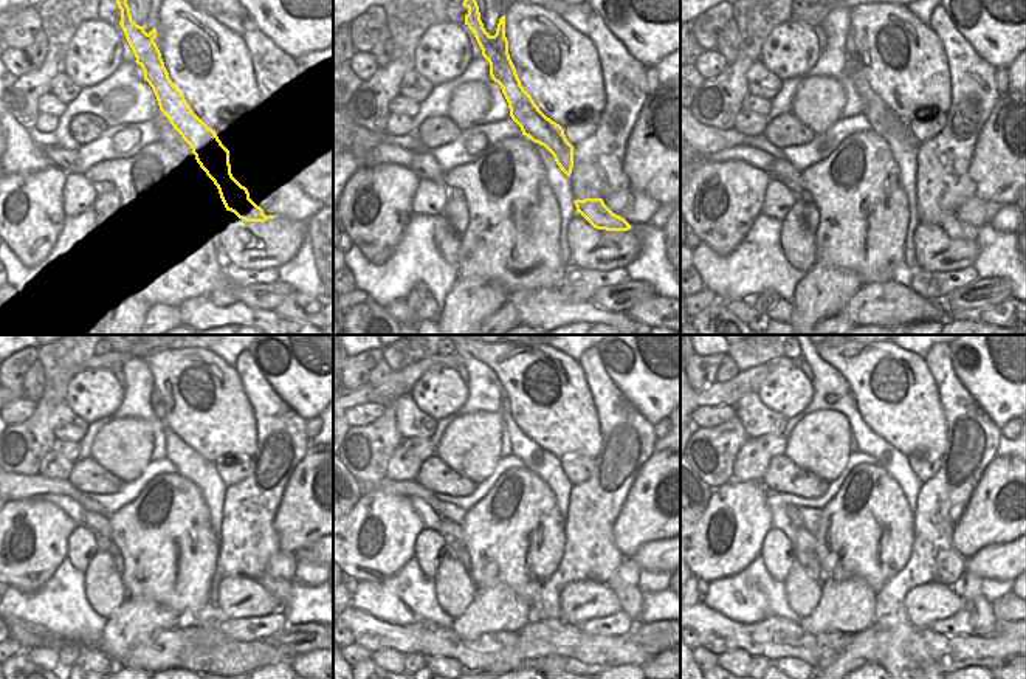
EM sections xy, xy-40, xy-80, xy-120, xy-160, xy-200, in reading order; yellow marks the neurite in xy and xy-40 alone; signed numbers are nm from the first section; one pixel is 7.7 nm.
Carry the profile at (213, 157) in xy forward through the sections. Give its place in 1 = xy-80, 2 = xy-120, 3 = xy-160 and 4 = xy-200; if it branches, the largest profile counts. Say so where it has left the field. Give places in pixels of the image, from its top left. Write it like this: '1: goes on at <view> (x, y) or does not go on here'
1: goes on at xy-80 (876, 112)
2: goes on at xy-120 (281, 589)
3: goes on at xy-160 (630, 596)
4: goes on at xy-200 (984, 622)

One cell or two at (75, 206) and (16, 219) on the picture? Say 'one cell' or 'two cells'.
two cells

